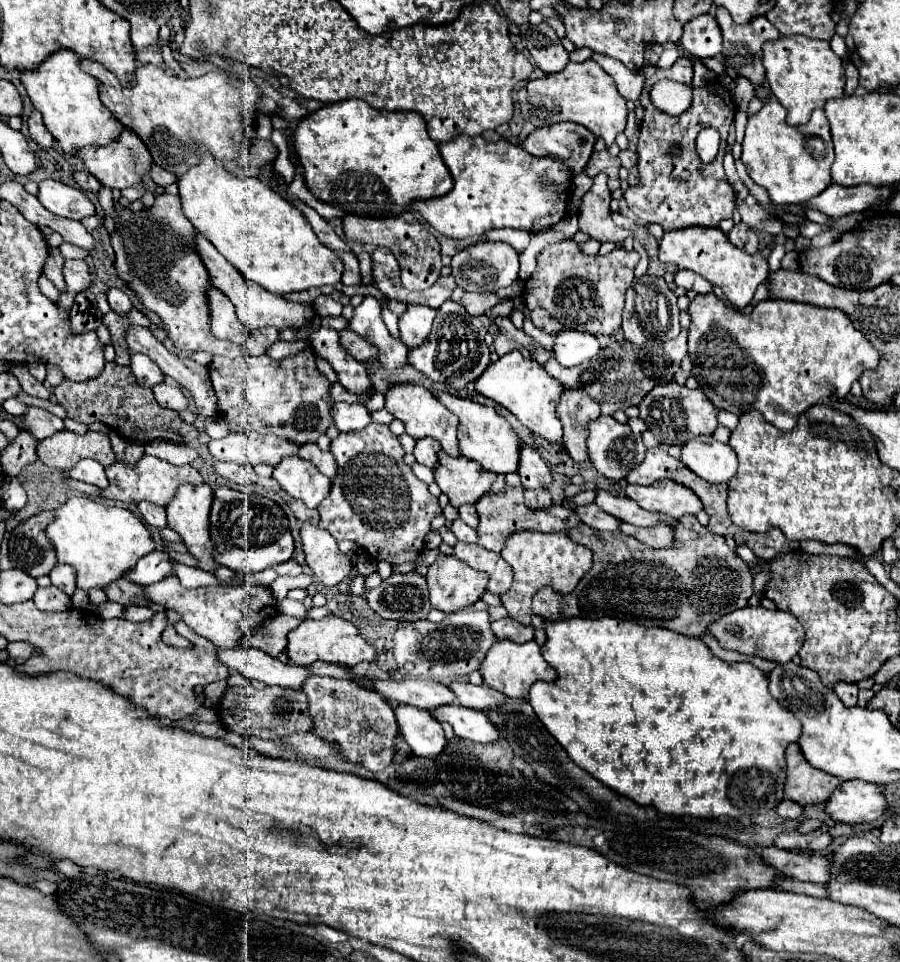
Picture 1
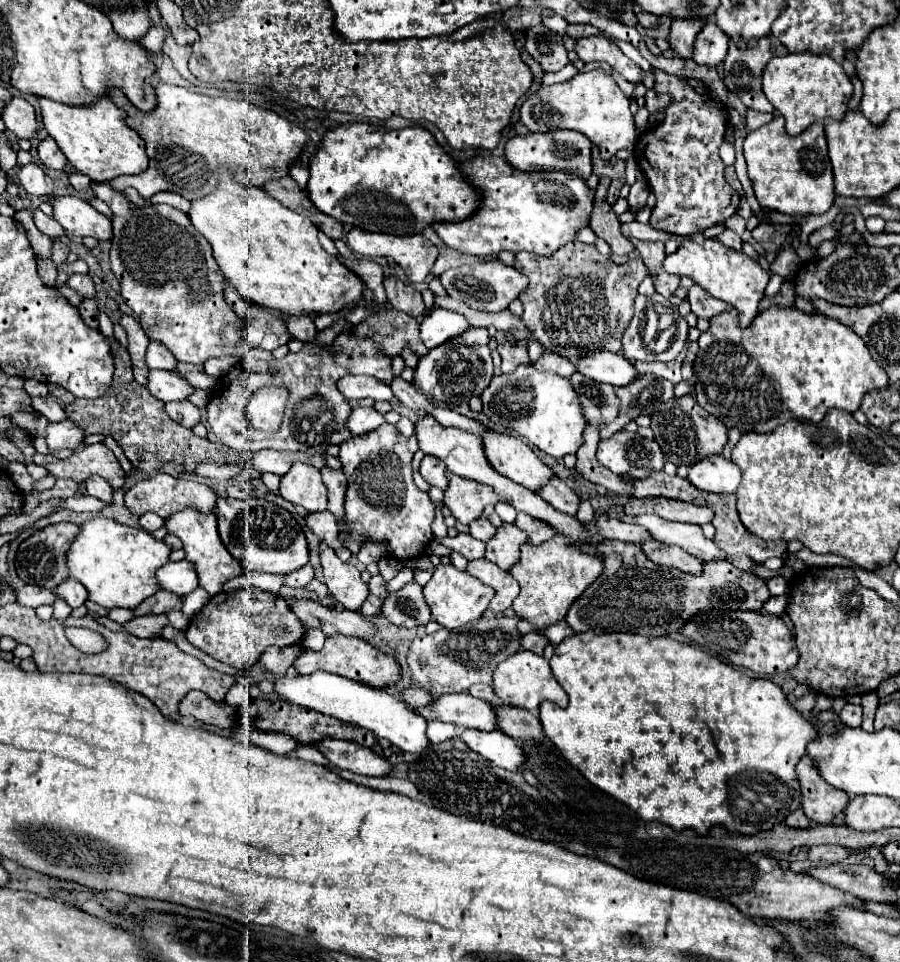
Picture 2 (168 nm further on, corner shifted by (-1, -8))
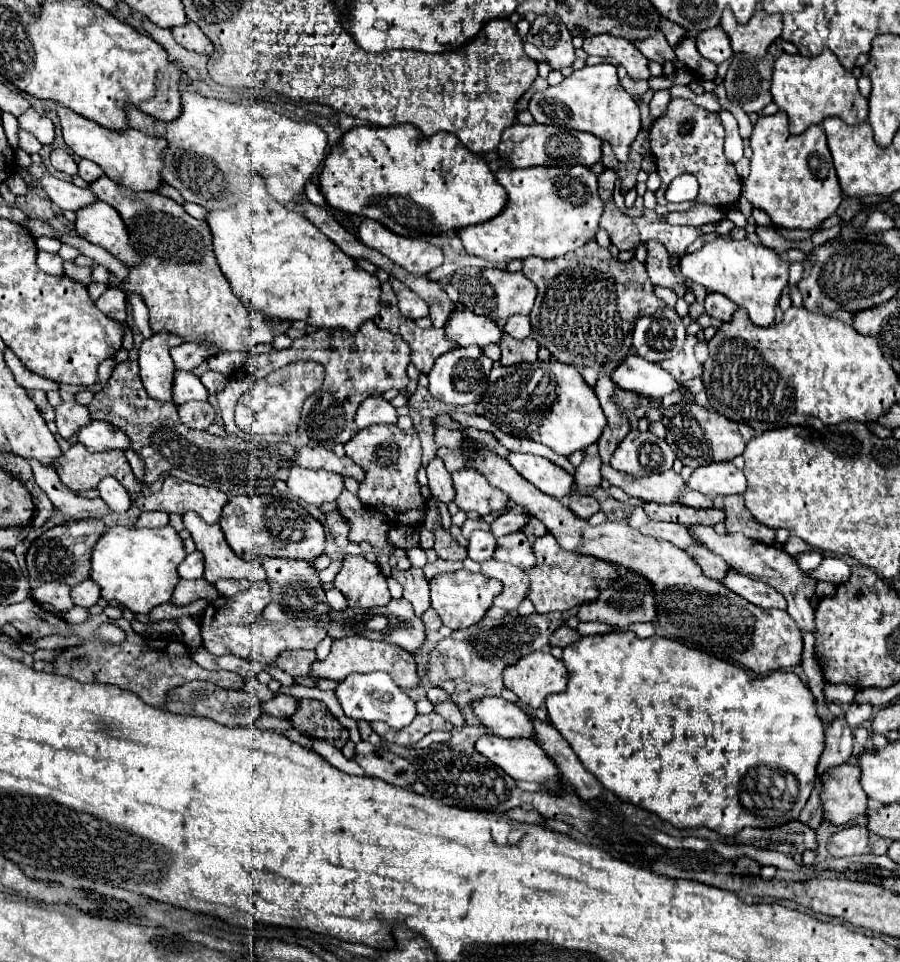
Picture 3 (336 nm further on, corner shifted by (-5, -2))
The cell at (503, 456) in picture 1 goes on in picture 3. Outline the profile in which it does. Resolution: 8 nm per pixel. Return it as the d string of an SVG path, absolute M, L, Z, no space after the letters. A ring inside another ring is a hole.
M509 452L507 460L519 474L523 474L525 480L529 480L541 492L553 498L565 498L571 492L573 476L551 460L525 452Z

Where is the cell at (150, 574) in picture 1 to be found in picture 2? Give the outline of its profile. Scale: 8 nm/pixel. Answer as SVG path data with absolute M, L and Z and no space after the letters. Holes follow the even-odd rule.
M187 560L169 562L163 568L159 568L157 570L157 580L159 580L163 590L169 590L177 596L187 596L189 592L193 592L199 586L195 566Z

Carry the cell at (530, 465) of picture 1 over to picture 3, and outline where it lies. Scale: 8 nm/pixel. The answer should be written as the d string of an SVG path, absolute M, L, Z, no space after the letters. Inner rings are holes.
M573 490L569 496L567 496L567 506L579 516L579 518L589 518L593 516L595 512L599 512L599 504L593 496L583 496L583 494L577 494L577 490Z

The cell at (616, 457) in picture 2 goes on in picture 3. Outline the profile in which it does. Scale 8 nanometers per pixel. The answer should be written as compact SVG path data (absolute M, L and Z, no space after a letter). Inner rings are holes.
M633 430L619 442L611 456L611 466L633 476L649 476L669 470L673 460L675 454L663 438L657 438L651 432Z

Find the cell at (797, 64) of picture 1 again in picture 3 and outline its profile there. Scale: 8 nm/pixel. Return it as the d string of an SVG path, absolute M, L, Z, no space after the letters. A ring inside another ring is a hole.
M823 50L813 58L805 58L801 54L781 54L773 66L771 94L779 110L787 112L789 116L791 134L801 134L811 124L821 124L827 116L839 116L847 124L867 120L867 98L859 94L855 76L841 66L831 50Z

